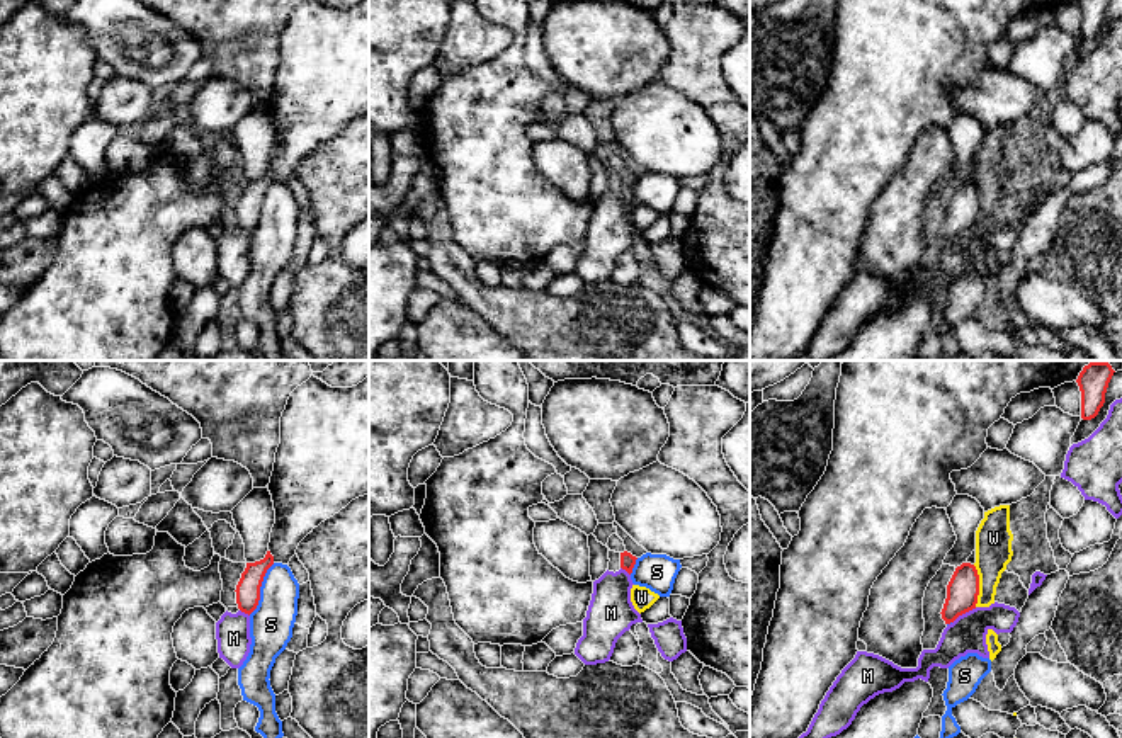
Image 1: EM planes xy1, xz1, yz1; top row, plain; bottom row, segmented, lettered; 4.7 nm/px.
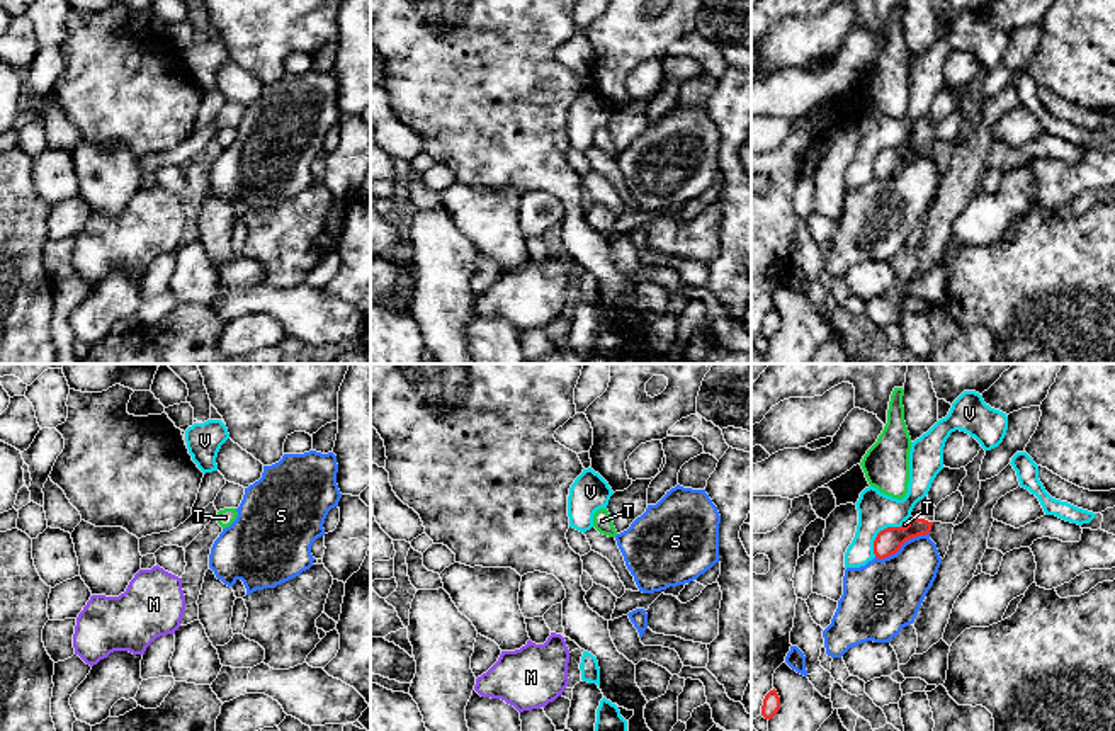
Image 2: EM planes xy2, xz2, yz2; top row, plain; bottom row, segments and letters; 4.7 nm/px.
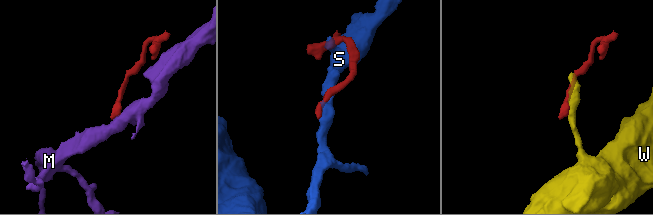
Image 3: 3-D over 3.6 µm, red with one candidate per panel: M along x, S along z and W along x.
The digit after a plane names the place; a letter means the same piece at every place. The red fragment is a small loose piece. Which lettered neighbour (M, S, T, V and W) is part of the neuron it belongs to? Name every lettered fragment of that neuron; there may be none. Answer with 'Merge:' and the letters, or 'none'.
Merge: none

